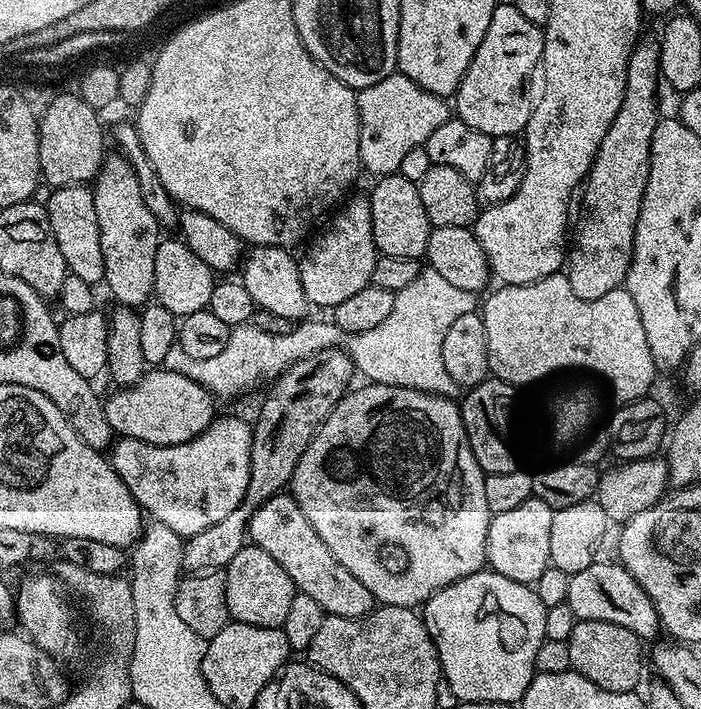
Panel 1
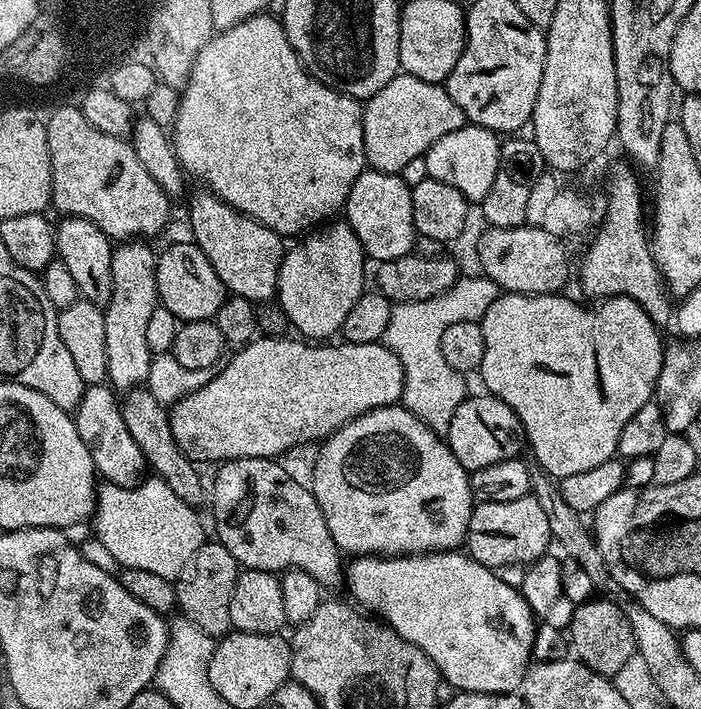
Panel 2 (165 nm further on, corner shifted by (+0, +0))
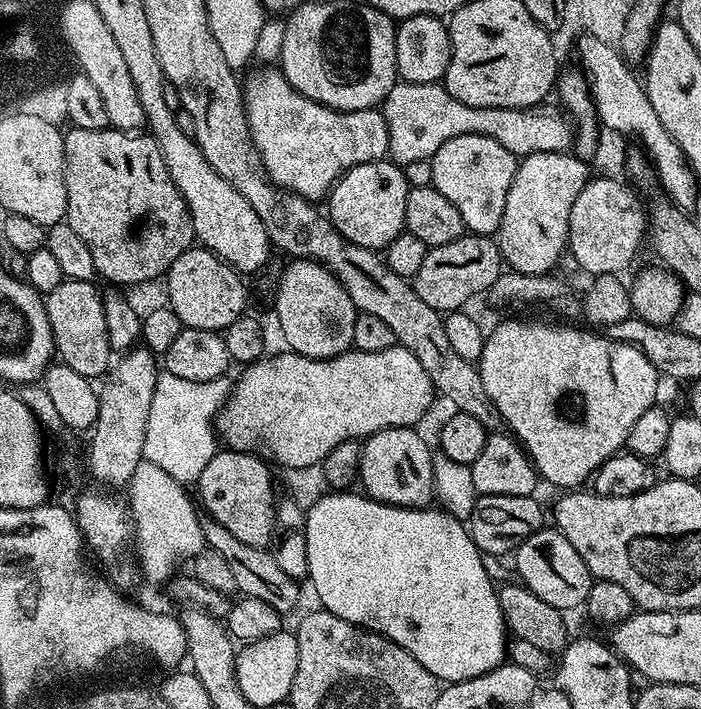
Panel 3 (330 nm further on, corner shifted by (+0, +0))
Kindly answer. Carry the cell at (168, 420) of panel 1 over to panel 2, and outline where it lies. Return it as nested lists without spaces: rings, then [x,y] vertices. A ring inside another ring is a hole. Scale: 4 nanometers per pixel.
[[[261,335],[259,338],[250,341],[250,343],[243,345],[239,350],[233,351],[236,353],[233,354],[232,360],[236,364],[226,365],[227,363],[225,363],[217,371],[216,377],[213,380],[206,382],[200,389],[194,389],[192,392],[181,395],[175,401],[177,404],[171,405],[168,418],[170,430],[174,434],[174,442],[178,442],[178,446],[182,450],[182,454],[186,454],[188,459],[193,462],[201,462],[200,460],[223,462],[226,460],[237,460],[238,458],[262,458],[263,460],[280,458],[283,452],[290,451],[295,444],[308,444],[311,440],[323,442],[328,437],[333,436],[343,424],[354,419],[355,416],[361,416],[375,408],[385,408],[399,401],[404,389],[402,362],[398,362],[398,354],[391,352],[384,343],[349,344],[347,342],[339,342],[340,344],[332,344],[336,342],[309,342],[304,338],[292,339],[288,336]]]

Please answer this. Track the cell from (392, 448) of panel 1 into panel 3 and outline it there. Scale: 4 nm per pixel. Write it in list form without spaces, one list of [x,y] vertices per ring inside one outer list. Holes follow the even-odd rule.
[[[415,427],[387,428],[378,430],[374,435],[367,437],[360,445],[360,478],[359,487],[371,500],[383,504],[393,504],[399,508],[423,508],[431,505],[434,500],[432,491],[432,453],[433,449],[416,433]]]

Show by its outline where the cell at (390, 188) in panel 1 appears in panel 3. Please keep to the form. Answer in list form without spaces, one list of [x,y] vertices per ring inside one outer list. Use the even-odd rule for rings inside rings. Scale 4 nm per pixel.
[[[391,159],[359,164],[333,184],[326,200],[326,215],[351,244],[373,250],[385,250],[405,231],[408,190],[403,167]]]

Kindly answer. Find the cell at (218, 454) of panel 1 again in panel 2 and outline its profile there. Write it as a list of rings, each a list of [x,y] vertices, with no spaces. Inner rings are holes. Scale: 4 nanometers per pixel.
[[[106,384],[87,385],[82,398],[73,413],[75,428],[79,438],[90,450],[97,475],[107,483],[132,488],[145,477],[147,463],[142,450],[134,442],[126,427],[126,422],[117,393]]]

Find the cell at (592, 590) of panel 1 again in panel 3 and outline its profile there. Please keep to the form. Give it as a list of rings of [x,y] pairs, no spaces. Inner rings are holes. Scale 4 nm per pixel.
[[[545,526],[530,534],[526,542],[516,547],[514,559],[516,572],[520,575],[517,576],[519,583],[538,594],[542,602],[550,602],[550,606],[561,610],[569,610],[579,604],[581,607],[587,601],[594,583],[592,572],[586,562],[582,562],[582,554],[578,554],[578,550],[574,550],[574,546],[570,546],[570,542],[566,542],[564,535],[554,526]]]

